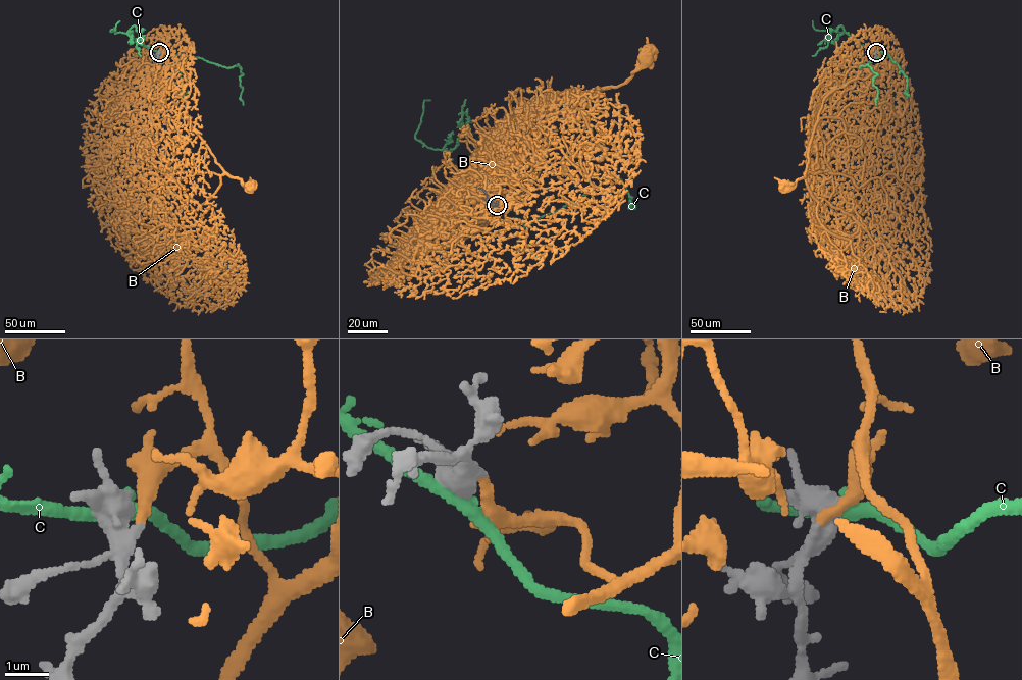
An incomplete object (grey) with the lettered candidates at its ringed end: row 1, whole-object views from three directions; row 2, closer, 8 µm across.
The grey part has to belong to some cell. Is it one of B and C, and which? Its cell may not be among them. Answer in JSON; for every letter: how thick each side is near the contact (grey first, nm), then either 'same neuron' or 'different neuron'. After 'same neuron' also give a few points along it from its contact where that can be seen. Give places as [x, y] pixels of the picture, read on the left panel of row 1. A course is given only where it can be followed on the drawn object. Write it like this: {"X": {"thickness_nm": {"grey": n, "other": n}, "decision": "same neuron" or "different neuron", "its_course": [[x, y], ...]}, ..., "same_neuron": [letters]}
{"B": {"thickness_nm": {"grey": 360, "other": 160}, "decision": "same neuron", "its_course": [[159, 52], [163, 53], [158, 66], [160, 77], [165, 79], [186, 99], [191, 126], [214, 160], [249, 187]]}, "C": {"thickness_nm": {"grey": 440, "other": 280}, "decision": "different neuron"}, "same_neuron": ["B"]}

